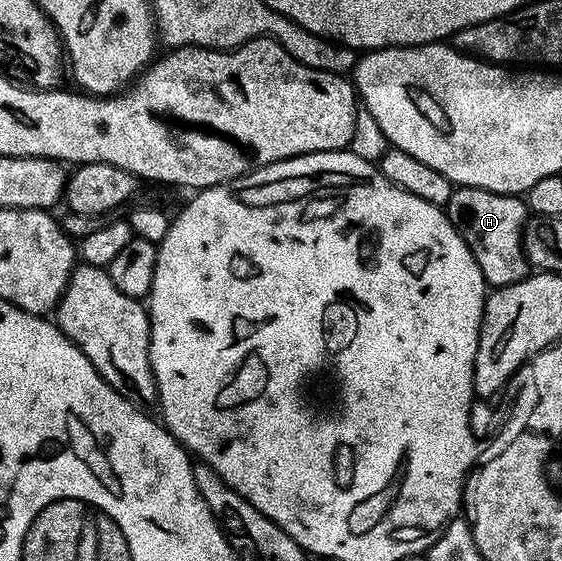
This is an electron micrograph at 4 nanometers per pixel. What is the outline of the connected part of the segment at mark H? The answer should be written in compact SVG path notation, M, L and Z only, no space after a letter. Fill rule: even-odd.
M454 187L447 205L449 221L459 230L471 250L486 285L502 288L530 275L531 265L521 245L521 234L527 223L527 204L520 195L504 196L482 188Z

